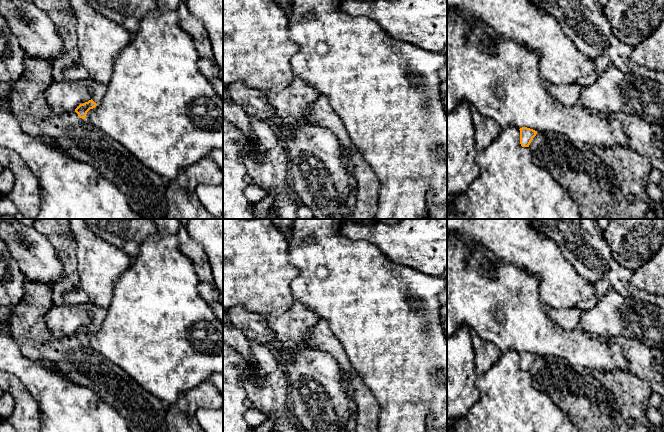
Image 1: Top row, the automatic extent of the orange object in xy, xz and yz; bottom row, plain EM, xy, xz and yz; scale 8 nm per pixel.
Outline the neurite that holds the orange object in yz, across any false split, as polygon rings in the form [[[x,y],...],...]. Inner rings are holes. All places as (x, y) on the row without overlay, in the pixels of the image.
[[[522,351],[519,354],[520,354],[520,368],[521,368],[521,370],[522,371],[529,371],[531,365],[536,360],[537,355],[527,352],[527,351]]]

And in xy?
[[[94,306],[92,310],[92,323],[88,326],[85,326],[83,328],[80,328],[76,333],[75,336],[78,338],[78,340],[82,343],[85,343],[87,336],[90,333],[95,332],[99,329],[101,326],[105,316],[107,313],[107,309]]]

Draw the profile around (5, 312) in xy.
[[[0,306],[0,323],[8,322],[13,308],[8,306]]]

